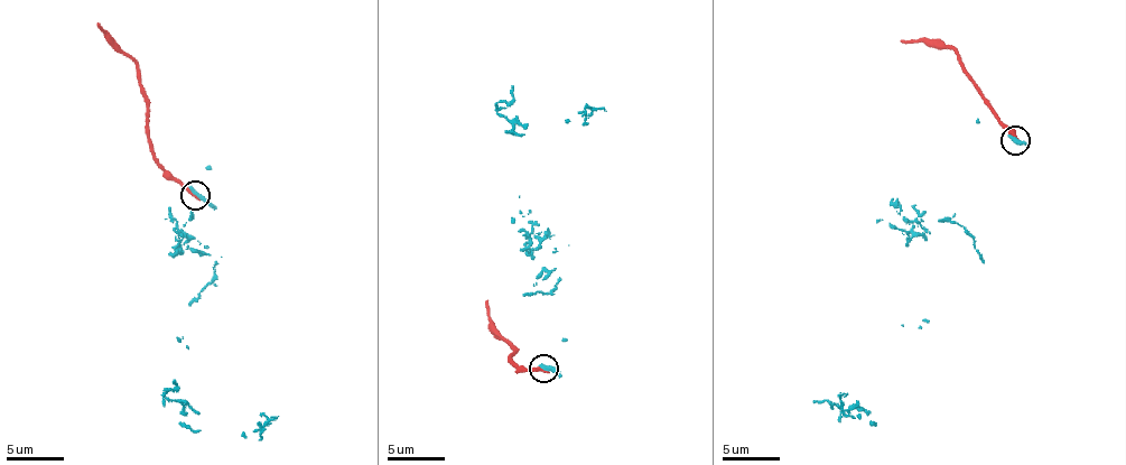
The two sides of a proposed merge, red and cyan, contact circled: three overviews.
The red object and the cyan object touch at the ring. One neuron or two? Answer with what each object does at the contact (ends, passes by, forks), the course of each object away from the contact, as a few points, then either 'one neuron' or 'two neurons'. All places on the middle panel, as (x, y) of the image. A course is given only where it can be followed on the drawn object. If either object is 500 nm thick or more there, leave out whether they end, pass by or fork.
red ends; cyan ends; course red (543, 368), (527, 371), (510, 361), (515, 347), (491, 321), (485, 300); course cyan (543, 368), (532, 285), (542, 269), (528, 252), (518, 195), (566, 123), (588, 108), (594, 110), (589, 117); two neurons

